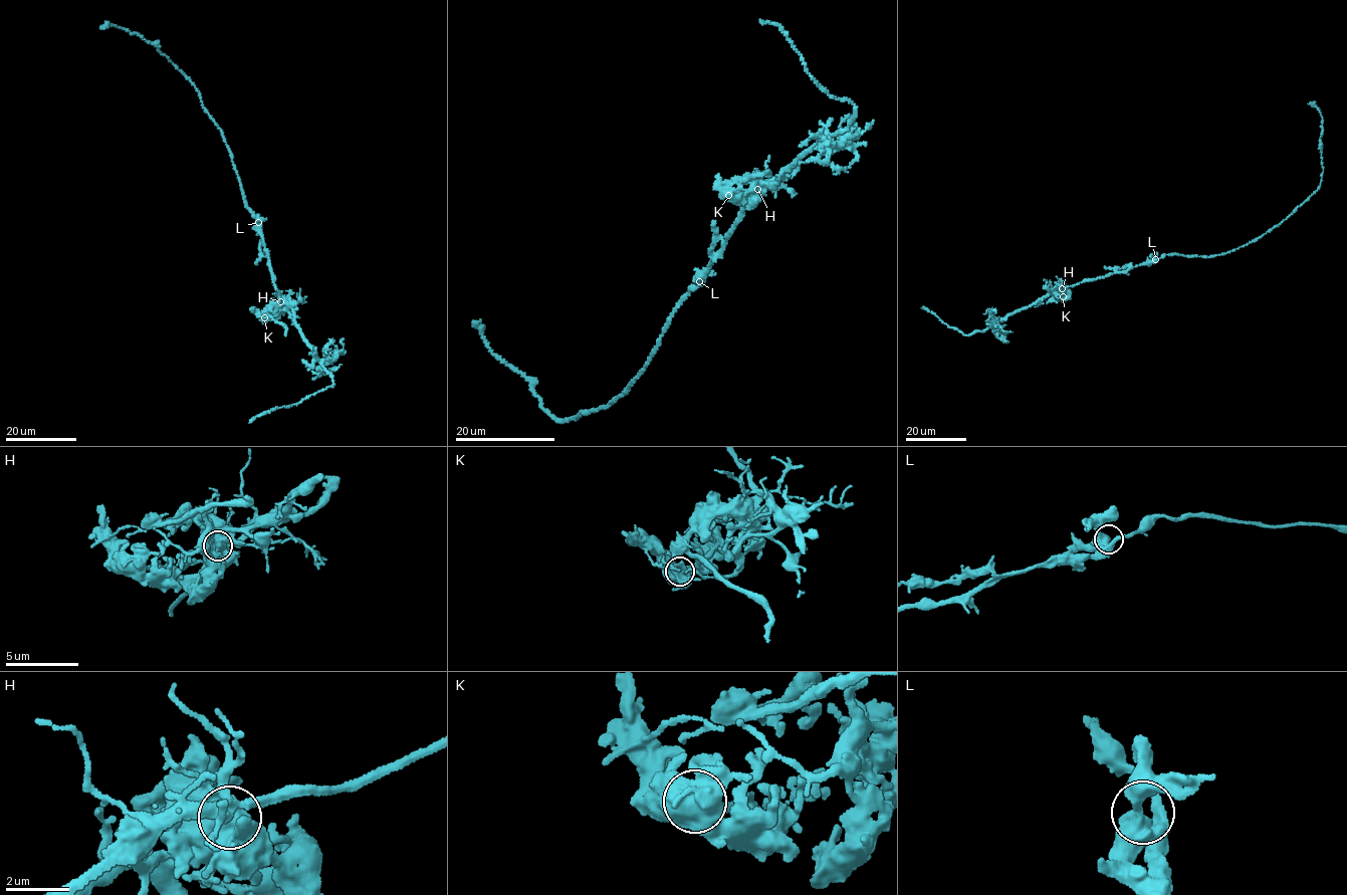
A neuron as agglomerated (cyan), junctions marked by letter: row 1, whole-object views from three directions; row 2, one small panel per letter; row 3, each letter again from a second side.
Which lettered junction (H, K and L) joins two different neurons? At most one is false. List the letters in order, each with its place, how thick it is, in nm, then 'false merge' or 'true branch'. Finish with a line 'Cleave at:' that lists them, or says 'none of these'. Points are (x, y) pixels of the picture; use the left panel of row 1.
H: at (280, 301); 650 nm thick; false merge
K: at (264, 317); 650 nm thick; true branch
L: at (258, 222); 440 nm thick; true branch
Cleave at: H

